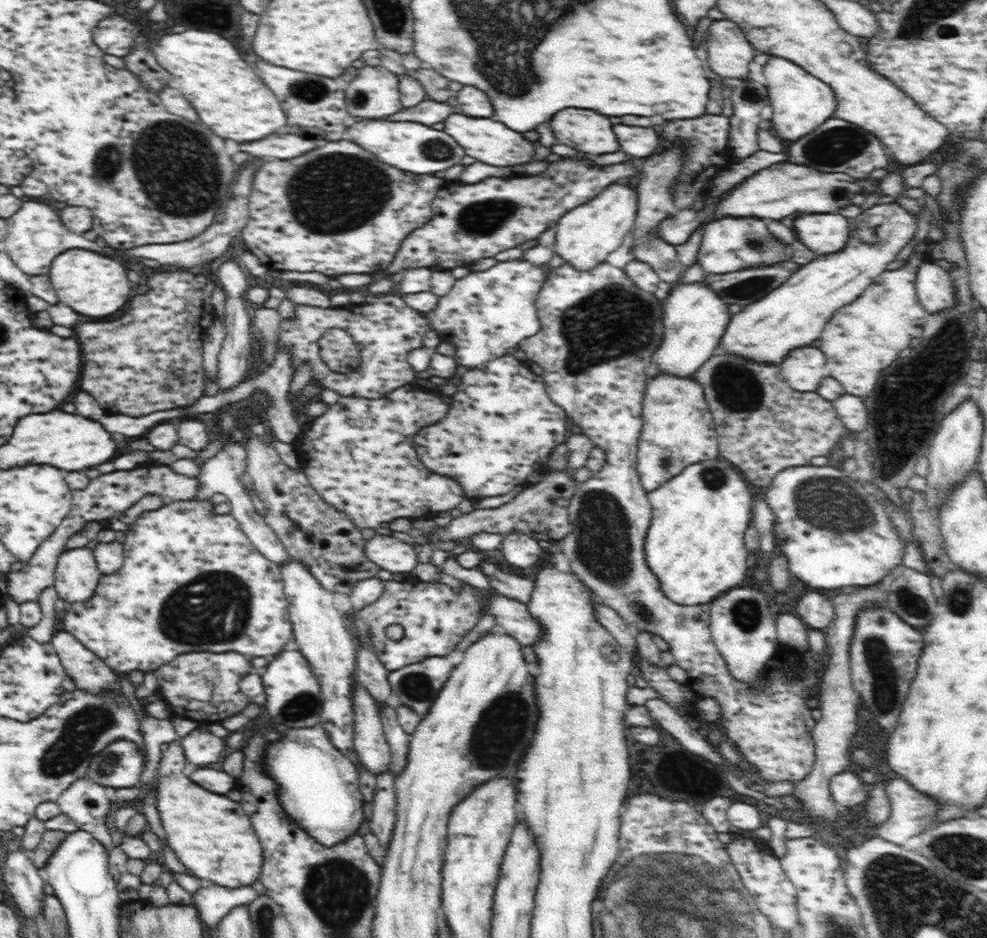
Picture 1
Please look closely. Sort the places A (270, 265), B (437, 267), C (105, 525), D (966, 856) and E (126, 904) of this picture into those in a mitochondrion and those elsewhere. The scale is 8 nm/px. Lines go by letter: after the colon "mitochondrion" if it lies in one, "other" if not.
A: other
B: other
C: other
D: mitochondrion
E: other

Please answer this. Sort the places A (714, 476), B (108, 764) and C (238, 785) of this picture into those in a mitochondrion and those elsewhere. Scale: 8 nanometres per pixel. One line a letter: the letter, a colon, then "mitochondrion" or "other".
A: mitochondrion
B: mitochondrion
C: other

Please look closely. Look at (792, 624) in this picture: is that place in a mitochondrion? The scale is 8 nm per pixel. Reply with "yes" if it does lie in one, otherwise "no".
no

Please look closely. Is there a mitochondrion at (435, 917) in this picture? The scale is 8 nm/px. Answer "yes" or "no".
no

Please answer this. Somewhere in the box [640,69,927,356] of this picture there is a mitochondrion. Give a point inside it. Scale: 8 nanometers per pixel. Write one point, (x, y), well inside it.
(831, 147)

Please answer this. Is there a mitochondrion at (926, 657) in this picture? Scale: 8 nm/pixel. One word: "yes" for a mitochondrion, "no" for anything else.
no

